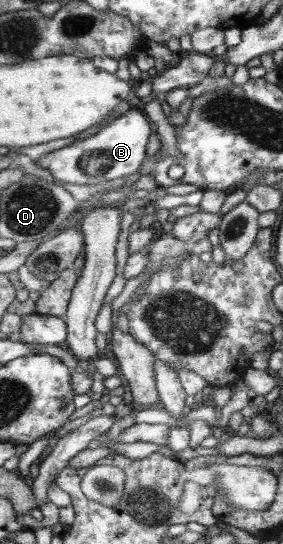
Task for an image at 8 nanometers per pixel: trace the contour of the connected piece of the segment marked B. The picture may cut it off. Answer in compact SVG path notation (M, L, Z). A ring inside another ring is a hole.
M128 110L114 121L98 131L95 136L84 140L76 140L67 146L42 155L36 164L48 169L54 181L75 183L78 185L94 185L110 179L129 176L136 173L146 159L146 143L154 134L145 112L141 110Z

